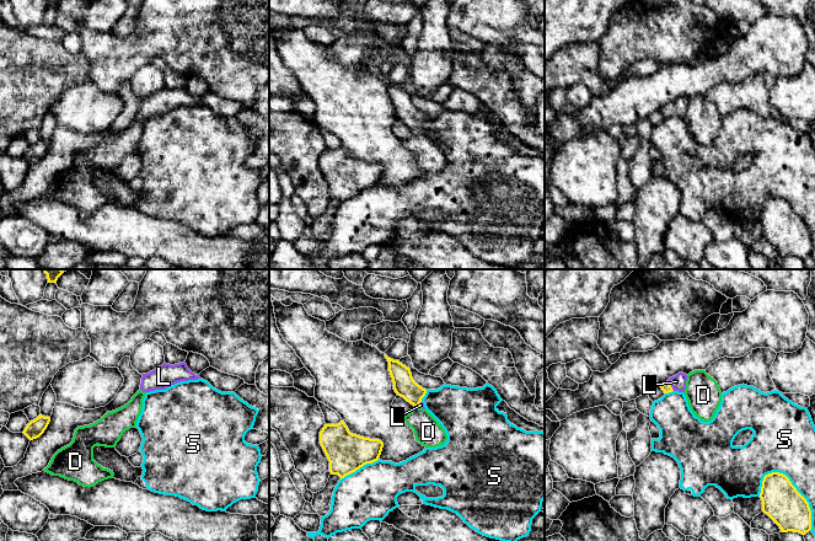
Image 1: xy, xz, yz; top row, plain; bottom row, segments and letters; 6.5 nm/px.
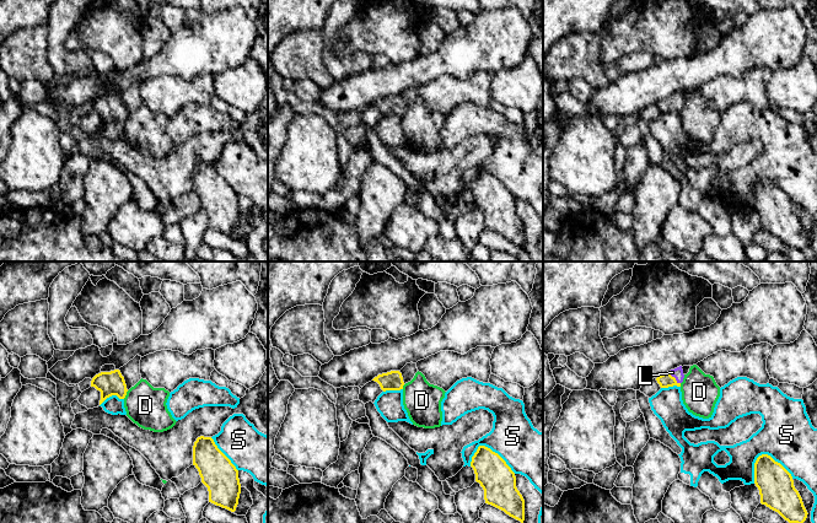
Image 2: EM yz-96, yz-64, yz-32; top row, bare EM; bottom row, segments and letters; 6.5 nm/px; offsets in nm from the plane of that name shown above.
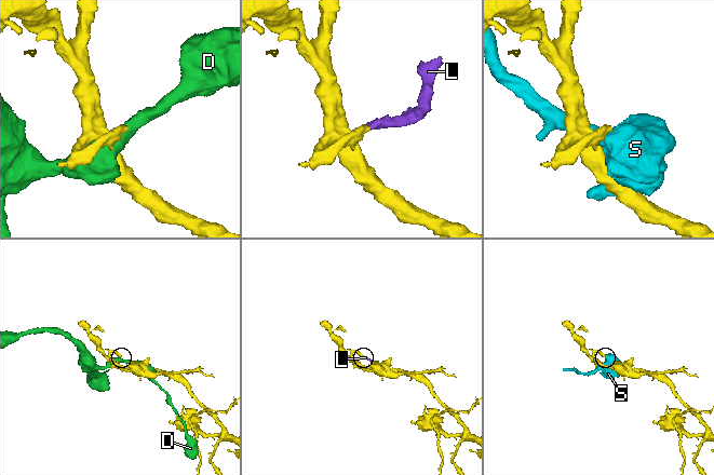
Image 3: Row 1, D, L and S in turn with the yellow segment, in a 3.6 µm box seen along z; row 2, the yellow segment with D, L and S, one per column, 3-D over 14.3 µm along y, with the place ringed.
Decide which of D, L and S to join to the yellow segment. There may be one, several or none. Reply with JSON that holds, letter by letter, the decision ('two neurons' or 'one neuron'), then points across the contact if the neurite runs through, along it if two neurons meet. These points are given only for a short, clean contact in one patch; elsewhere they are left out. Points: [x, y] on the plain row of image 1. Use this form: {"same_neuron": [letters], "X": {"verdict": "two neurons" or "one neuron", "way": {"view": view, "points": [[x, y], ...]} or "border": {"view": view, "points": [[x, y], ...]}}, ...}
{"same_neuron": ["L"], "D": {"verdict": "two neurons"}, "L": {"verdict": "one neuron", "way": {"view": "yz", "points": [[666, 112], [670, 111], [677, 107]]}}, "S": {"verdict": "two neurons"}}

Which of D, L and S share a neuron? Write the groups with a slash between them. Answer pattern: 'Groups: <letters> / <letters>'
Groups: D / L / S

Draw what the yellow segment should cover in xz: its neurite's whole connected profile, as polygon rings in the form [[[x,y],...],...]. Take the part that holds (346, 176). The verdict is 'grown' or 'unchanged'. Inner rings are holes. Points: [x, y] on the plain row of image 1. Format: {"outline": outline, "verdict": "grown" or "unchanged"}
{"outline": [[[344,145],[325,149],[320,156],[320,168],[329,186],[331,199],[338,199],[341,204],[377,186],[384,172],[379,164],[350,157]]], "verdict": "unchanged"}

